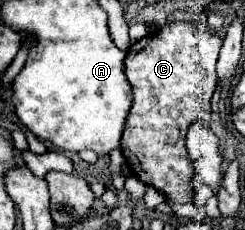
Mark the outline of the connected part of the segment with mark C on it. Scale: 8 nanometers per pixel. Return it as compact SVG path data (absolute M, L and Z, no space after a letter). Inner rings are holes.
M170 21L150 35L132 43L124 59L134 105L124 127L122 153L130 171L158 189L170 205L190 203L196 167L186 147L186 133L192 123L210 121L210 99L218 83L216 61L224 35L214 29L202 31L188 21Z

